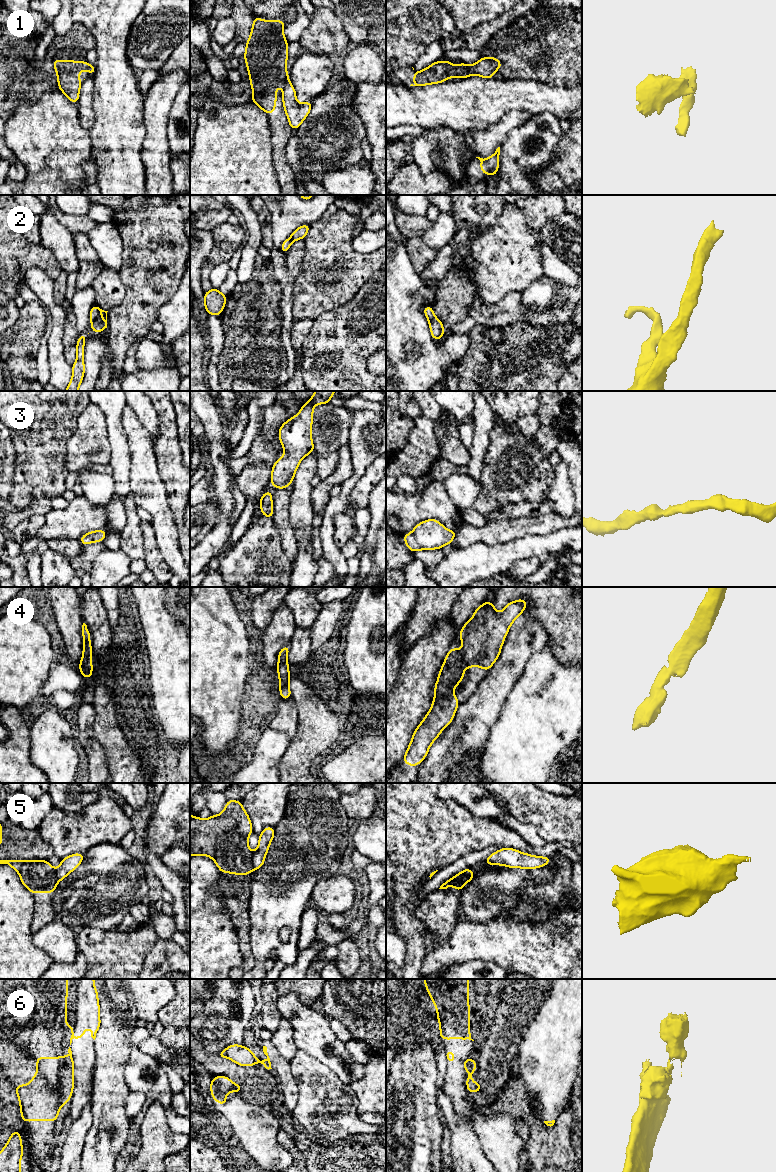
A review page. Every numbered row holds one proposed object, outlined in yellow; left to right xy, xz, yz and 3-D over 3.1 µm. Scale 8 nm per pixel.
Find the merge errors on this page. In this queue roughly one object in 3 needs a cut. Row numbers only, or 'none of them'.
1, 5, 6

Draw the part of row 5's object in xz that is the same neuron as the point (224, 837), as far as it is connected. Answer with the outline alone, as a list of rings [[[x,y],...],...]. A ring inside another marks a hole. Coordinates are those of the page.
[[[228,800],[224,811],[208,819],[190,815],[190,856],[206,855],[212,858],[222,873],[247,875],[255,870],[253,854],[248,846],[248,837],[253,827],[242,803]]]

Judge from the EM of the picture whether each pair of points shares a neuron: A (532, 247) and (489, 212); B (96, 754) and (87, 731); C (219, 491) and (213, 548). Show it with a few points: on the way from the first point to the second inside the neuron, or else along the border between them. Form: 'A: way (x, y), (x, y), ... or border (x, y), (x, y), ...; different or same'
A: border (504, 205), (503, 211), (497, 220), (481, 235); different
B: way (92, 748), (87, 737); same
C: way (223, 505), (223, 518), (219, 534); same

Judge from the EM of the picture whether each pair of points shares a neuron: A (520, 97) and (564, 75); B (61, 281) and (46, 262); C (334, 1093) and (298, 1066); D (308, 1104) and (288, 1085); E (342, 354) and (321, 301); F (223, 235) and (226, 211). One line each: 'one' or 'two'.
A: two
B: two
C: one
D: two
E: two
F: two

